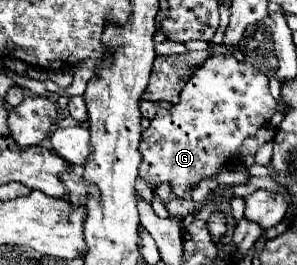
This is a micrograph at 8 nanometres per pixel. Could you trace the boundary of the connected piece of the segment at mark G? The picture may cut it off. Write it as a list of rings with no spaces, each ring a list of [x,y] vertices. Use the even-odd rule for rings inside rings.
[[[212,55],[184,85],[180,103],[164,113],[160,109],[150,121],[150,127],[142,131],[140,177],[152,189],[168,181],[174,195],[186,193],[188,187],[200,183],[200,179],[218,175],[242,141],[264,127],[276,111],[278,101],[270,95],[264,73],[248,61]]]

